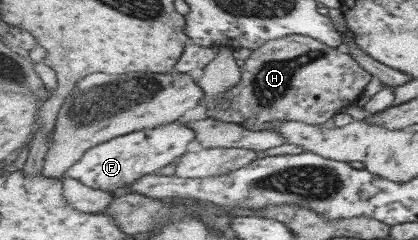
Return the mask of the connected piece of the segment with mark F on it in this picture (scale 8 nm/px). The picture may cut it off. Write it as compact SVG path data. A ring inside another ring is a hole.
M182 121L121 135L116 139L91 147L81 157L81 160L70 167L69 171L60 179L70 176L93 189L111 194L119 192L120 194L127 185L136 183L145 175L156 174L162 167L175 163L181 155L188 151L188 145L190 145L190 141L194 141L195 137L196 132L188 129Z

